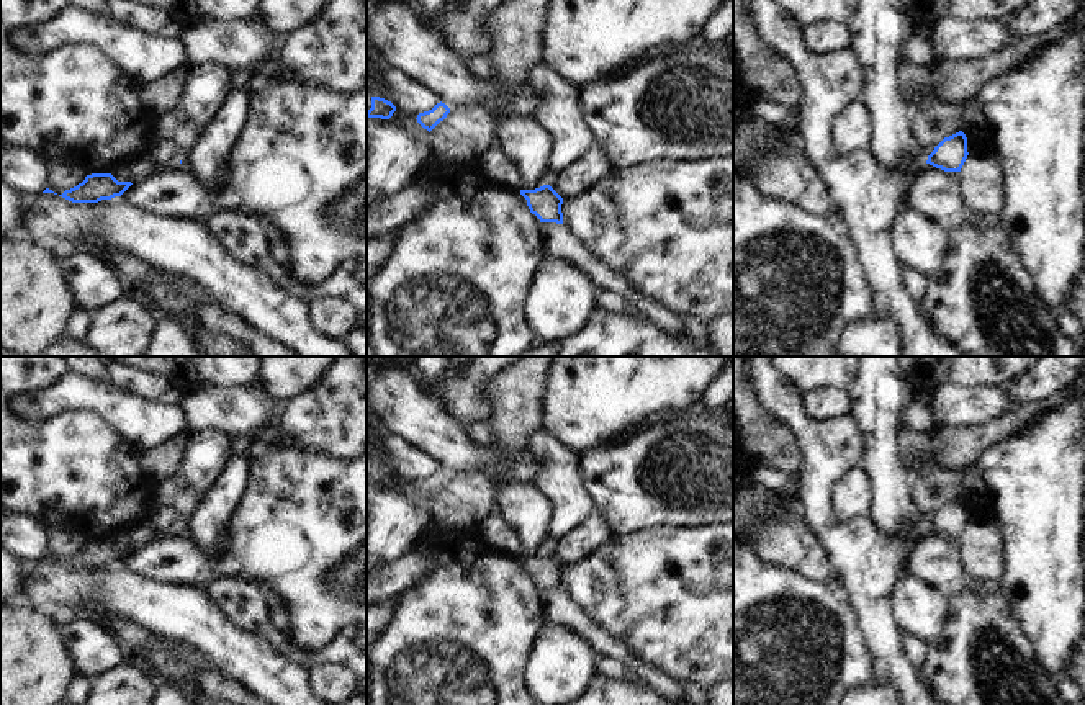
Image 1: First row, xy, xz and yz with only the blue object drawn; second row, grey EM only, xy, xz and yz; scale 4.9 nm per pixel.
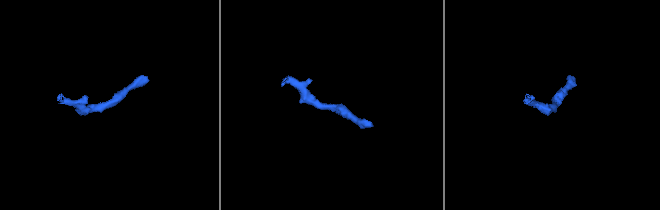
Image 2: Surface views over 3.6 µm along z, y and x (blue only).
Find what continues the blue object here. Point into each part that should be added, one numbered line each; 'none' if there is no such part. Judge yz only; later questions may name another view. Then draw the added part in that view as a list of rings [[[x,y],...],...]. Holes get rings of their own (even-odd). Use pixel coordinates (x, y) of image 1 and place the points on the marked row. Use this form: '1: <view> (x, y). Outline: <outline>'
none.

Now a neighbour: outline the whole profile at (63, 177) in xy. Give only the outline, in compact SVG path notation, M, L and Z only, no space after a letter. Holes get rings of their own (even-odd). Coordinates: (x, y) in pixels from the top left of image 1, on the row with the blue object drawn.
M46 160L49 168L49 185L47 188L57 195L62 195L65 190L70 190L85 180L85 173L65 164L59 164L54 160Z

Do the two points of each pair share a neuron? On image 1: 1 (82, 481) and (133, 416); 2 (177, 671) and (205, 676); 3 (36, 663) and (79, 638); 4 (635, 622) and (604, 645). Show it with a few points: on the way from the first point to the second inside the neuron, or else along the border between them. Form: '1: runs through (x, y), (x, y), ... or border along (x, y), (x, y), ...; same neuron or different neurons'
1: border along (87, 411), (95, 411), (136, 447); different neurons
2: border along (185, 646), (184, 658), (192, 666), (198, 687); different neurons
3: border along (61, 633), (79, 673); different neurons
4: border along (585, 614), (643, 663); different neurons

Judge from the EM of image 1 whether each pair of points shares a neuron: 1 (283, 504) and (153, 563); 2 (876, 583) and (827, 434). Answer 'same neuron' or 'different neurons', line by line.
1: same neuron
2: same neuron

